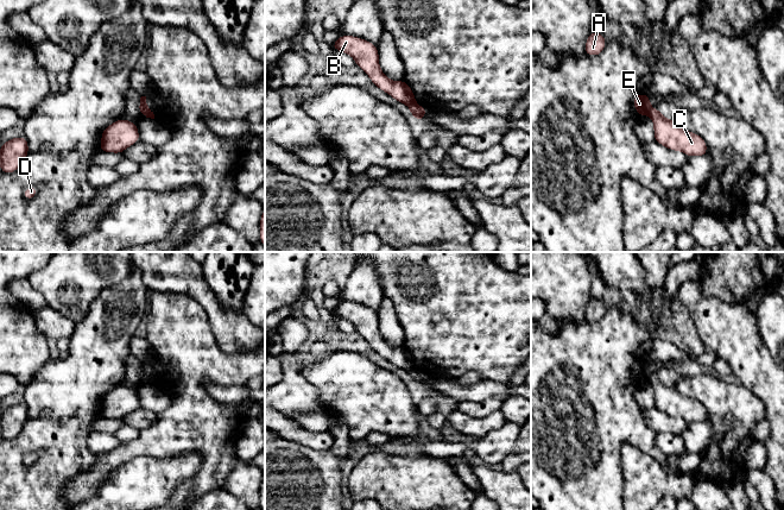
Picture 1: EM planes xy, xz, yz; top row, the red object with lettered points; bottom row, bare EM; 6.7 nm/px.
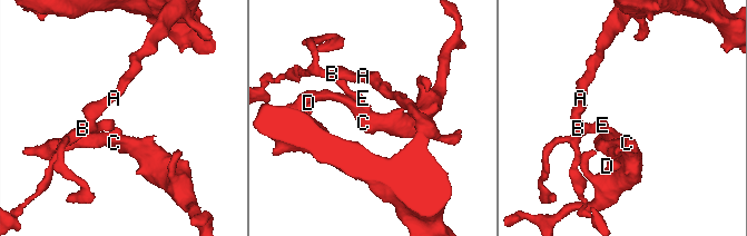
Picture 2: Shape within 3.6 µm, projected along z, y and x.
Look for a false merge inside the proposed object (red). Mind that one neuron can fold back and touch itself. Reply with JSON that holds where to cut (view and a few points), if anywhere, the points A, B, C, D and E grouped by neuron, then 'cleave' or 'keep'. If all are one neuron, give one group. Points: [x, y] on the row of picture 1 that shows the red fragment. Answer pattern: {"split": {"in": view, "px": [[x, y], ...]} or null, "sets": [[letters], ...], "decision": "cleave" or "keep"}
{"split": {"in": "xz", "px": [[416, 104], [409, 106]]}, "sets": [["A", "B", "E"], ["C", "D"]], "decision": "cleave"}

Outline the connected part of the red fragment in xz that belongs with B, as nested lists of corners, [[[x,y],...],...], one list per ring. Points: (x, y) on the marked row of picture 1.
[[[340,36],[330,46],[350,55],[372,80],[373,84],[405,106],[416,105],[411,87],[404,81],[390,80],[380,69],[377,45],[354,36]]]

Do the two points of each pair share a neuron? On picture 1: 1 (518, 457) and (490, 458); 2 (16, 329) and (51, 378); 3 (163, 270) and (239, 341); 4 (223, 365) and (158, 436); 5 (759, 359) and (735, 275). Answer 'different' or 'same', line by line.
1: different
2: different
3: same
4: same
5: different

